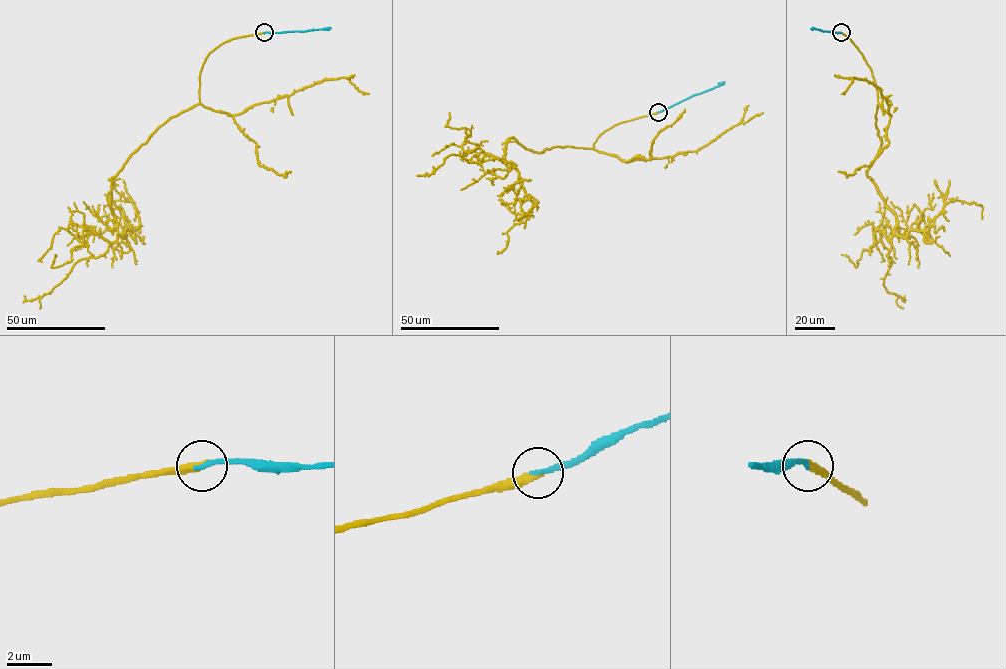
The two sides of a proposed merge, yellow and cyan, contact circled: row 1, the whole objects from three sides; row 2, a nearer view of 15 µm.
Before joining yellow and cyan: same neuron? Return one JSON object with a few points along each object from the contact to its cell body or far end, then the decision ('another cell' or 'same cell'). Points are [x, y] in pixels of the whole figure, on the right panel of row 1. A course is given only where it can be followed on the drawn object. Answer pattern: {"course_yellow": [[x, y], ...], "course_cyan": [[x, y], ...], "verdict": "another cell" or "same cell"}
{"course_yellow": [[841, 32], [875, 82], [882, 144], [867, 175], [895, 233], [927, 230], [952, 201], [981, 206], [982, 219]], "course_cyan": [[841, 33], [810, 28]], "verdict": "same cell"}

